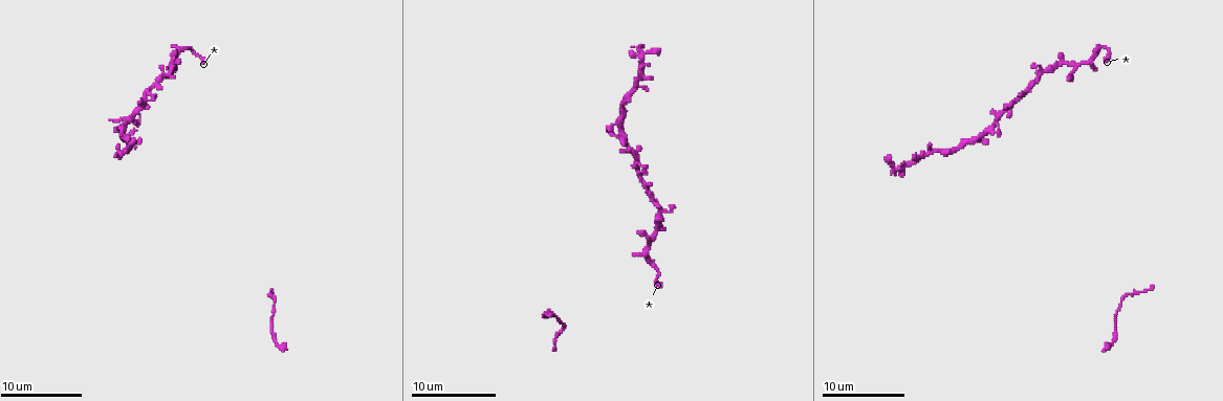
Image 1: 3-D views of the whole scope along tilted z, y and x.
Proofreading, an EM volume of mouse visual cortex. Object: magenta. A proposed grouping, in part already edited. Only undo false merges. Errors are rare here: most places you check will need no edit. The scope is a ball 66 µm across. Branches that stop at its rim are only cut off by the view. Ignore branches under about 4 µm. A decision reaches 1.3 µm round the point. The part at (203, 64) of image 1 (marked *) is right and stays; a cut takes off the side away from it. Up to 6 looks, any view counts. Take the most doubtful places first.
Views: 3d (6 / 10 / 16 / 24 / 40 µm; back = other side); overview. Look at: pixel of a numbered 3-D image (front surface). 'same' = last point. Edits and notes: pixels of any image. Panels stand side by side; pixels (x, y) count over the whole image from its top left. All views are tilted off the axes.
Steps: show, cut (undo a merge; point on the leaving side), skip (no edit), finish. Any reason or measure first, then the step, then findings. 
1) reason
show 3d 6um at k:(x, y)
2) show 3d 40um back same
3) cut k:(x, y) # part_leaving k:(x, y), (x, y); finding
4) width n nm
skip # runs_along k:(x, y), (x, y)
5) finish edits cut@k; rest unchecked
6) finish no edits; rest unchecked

four arms meet
show 3d 10um at 1:(169, 73)

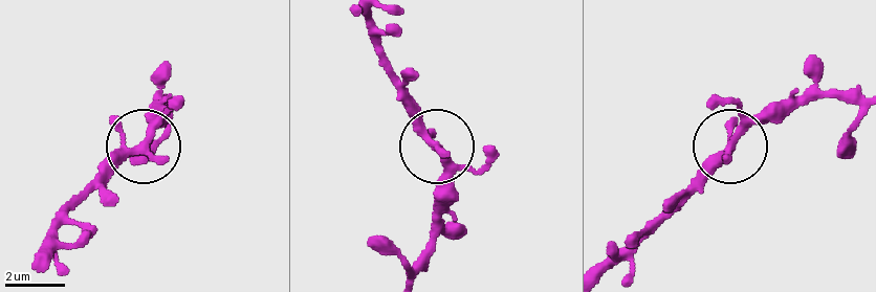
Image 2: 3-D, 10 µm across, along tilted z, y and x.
show 3d 10um back at 2:(732, 143)

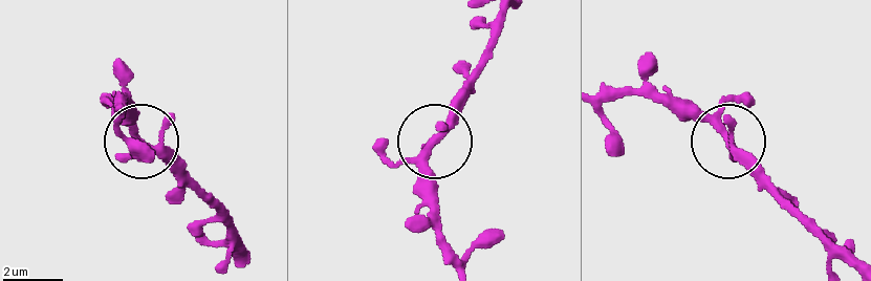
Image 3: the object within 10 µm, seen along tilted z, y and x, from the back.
skip # runs_along 3:(455, 265), (438, 219), (430, 149), (481, 73); continuous, no second neuron

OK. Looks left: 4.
three-way junction
show 3d 10um at 1:(1099, 47)

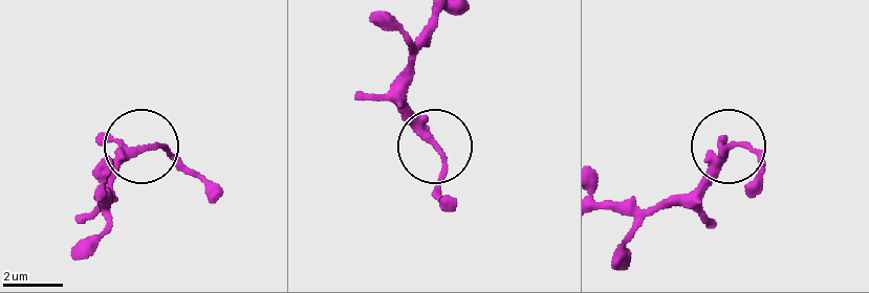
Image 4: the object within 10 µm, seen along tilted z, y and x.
width 220 nm
skip # runs_along 4:(754, 196), (758, 163), (733, 142), (686, 203); one neuron here

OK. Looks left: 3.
narrows sharply
show 3d 16um at 1:(273, 303)

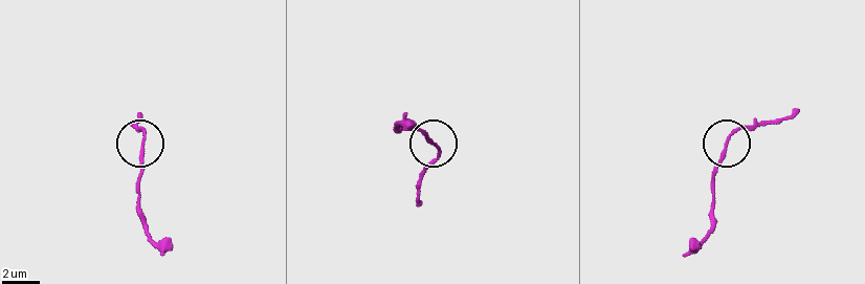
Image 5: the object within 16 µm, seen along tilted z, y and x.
show 3d 16um back at 5:(437, 145)

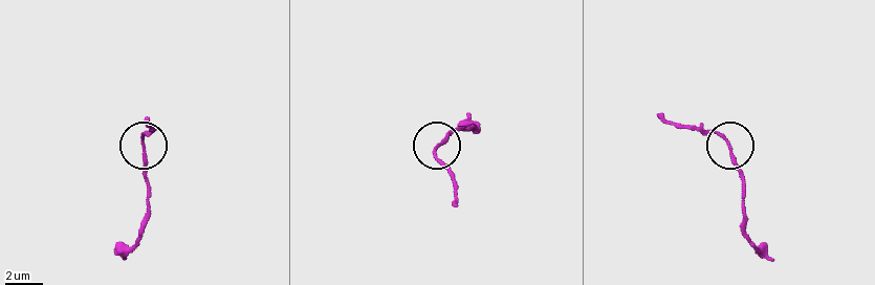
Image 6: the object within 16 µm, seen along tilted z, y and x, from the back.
skip # continuous, no second neuron

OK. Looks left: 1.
finish no edits; rest unchecked

